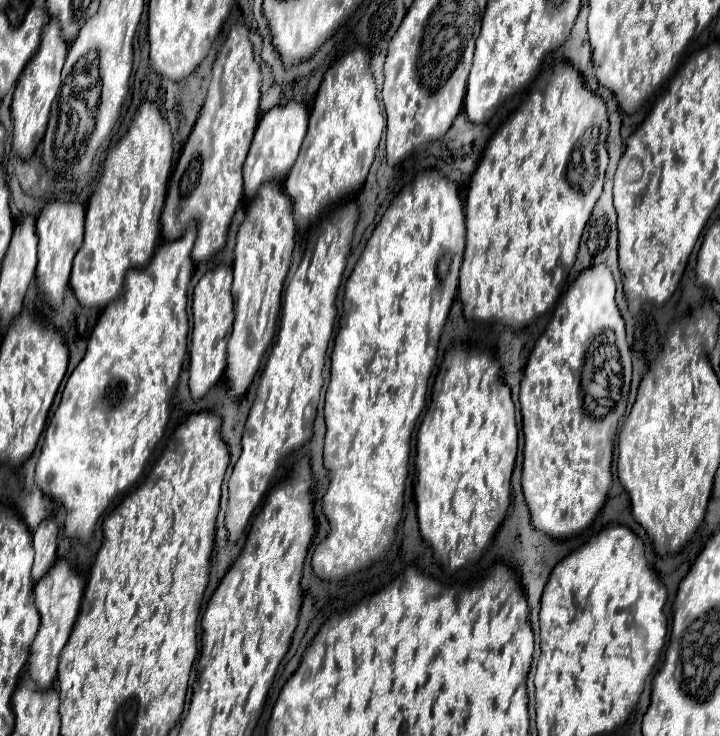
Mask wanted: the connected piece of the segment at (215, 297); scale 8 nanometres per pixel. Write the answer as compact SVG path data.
M218 265L206 271L194 289L192 299L194 329L190 341L190 391L194 399L202 399L206 391L222 379L226 369L226 343L234 323L234 301L230 285L232 285L232 267Z

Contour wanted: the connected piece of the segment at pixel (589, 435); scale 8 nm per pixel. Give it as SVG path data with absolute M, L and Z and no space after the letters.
M592 265L586 271L582 271L578 275L578 279L568 287L568 291L560 297L556 311L552 315L550 325L546 327L546 331L542 333L542 337L536 341L528 365L524 369L524 379L522 379L522 387L520 387L520 405L522 405L522 423L524 423L524 471L522 471L522 489L524 489L524 497L526 503L530 507L530 515L532 515L532 525L534 529L554 537L554 539L562 539L562 537L572 537L580 531L584 531L600 513L600 509L604 507L604 501L608 497L608 489L612 487L612 451L614 451L614 437L616 437L616 429L618 423L626 411L628 405L628 391L630 391L630 379L632 379L632 359L630 359L630 347L626 341L626 329L624 329L624 319L618 311L618 305L614 301L614 293L616 293L616 283L614 277L610 273L610 269L606 265Z

